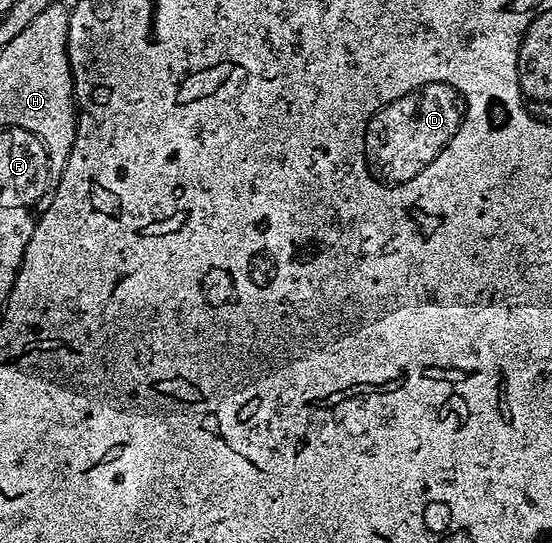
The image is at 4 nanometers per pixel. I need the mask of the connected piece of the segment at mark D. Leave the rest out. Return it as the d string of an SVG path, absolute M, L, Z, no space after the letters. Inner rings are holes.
M419 81L419 85L403 89L399 97L371 109L371 117L363 121L363 173L379 189L403 189L403 185L419 181L451 149L451 141L463 133L467 113L471 113L467 93L459 85L451 85L451 81Z

